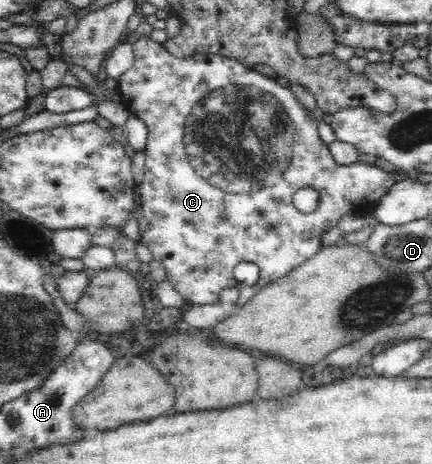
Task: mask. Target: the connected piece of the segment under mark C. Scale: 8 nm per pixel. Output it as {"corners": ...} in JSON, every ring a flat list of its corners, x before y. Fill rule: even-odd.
{"corners":[[135,42,132,45,134,63,128,71,125,71,125,74,118,78,117,94,129,114,143,120,147,127,147,140,143,151,146,157,145,175,142,182,136,185,136,193,143,218,149,223,149,230,143,233,140,238,142,244,147,246,153,254,153,258,161,262,166,268,167,281,175,287,175,290,190,306,222,304,220,292,228,287,233,287,240,291,239,299,234,308,242,307,262,289,278,281,290,270,297,268,314,254,317,254,317,251,323,247,321,236,338,227,339,220,343,216,359,216,368,212,373,214,380,198,385,196,399,180,397,173,387,173,375,165,359,164,359,162,348,166,337,165,328,146,319,138,317,132,319,120,314,118,311,111,303,106,291,88,283,87,275,79,269,78,253,68,250,69,233,58,225,58,220,54,196,54,189,58,180,59,169,54,163,43,137,44],[306,188,313,189,319,195,317,209,309,214,301,212,293,205,295,193],[240,262,252,262,259,267,259,281,254,286,243,286,233,276,233,270]]}

